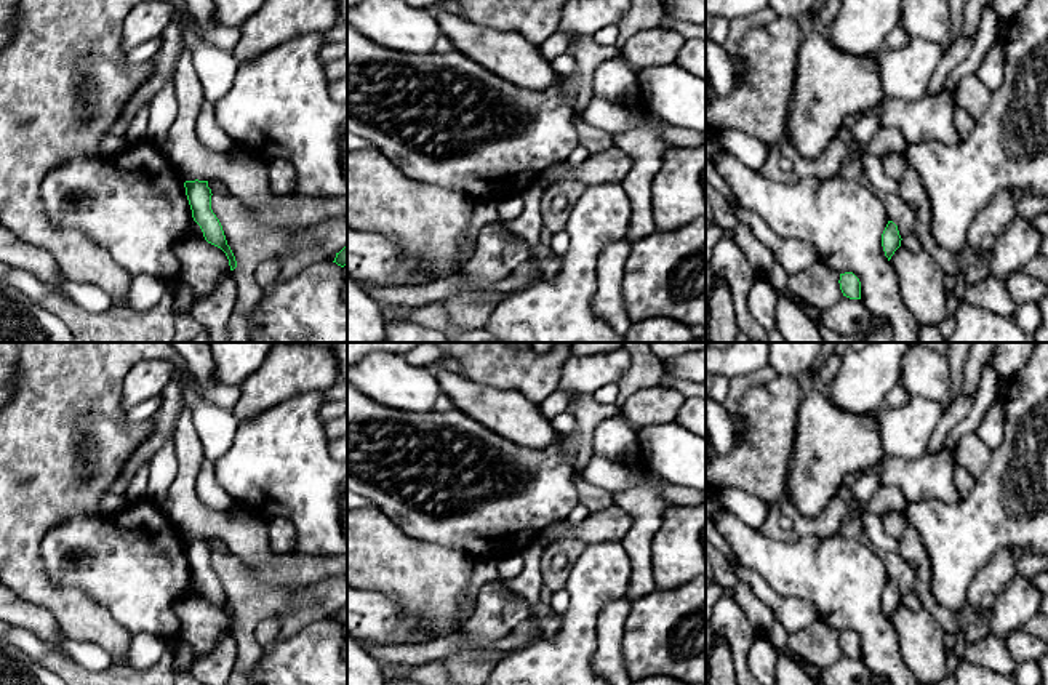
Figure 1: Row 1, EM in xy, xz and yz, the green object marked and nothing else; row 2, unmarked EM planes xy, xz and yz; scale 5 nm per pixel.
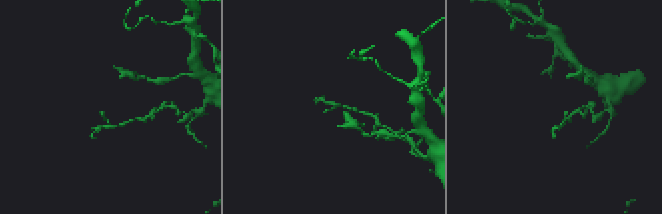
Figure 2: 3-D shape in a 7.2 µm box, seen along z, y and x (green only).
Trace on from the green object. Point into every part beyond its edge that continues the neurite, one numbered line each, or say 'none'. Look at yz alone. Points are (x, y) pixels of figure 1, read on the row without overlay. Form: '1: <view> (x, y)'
none

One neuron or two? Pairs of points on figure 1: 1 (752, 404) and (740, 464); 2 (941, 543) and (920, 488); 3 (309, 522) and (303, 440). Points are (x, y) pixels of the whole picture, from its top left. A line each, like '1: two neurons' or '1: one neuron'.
1: one neuron
2: two neurons
3: one neuron

